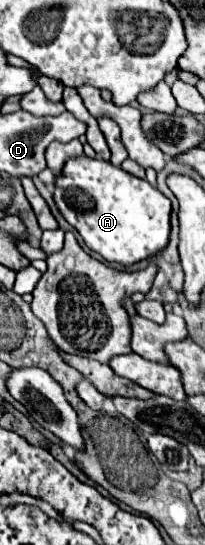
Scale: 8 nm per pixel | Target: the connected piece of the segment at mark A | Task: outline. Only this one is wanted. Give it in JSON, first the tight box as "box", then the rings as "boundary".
{"box":[54,155,170,265],"boundary":[[[86,155],[68,159],[62,175],[56,177],[54,201],[84,243],[110,263],[134,265],[164,251],[170,241],[170,199],[146,179],[138,179],[108,161]]]}

